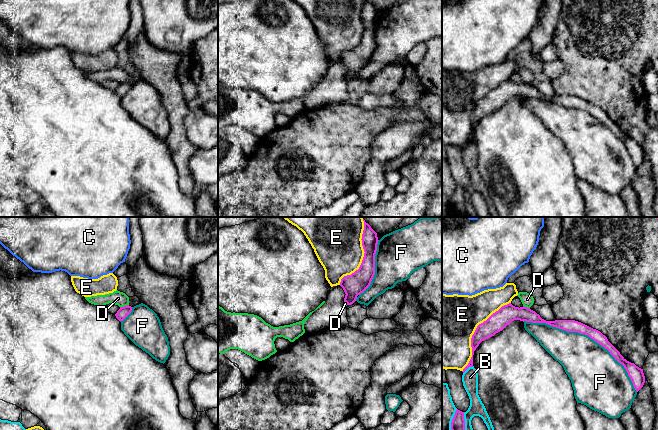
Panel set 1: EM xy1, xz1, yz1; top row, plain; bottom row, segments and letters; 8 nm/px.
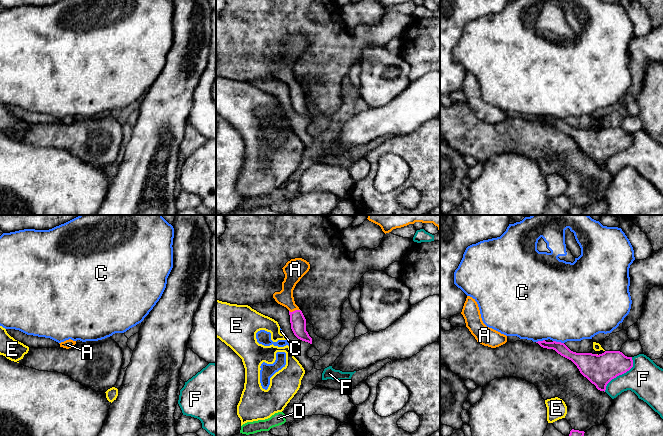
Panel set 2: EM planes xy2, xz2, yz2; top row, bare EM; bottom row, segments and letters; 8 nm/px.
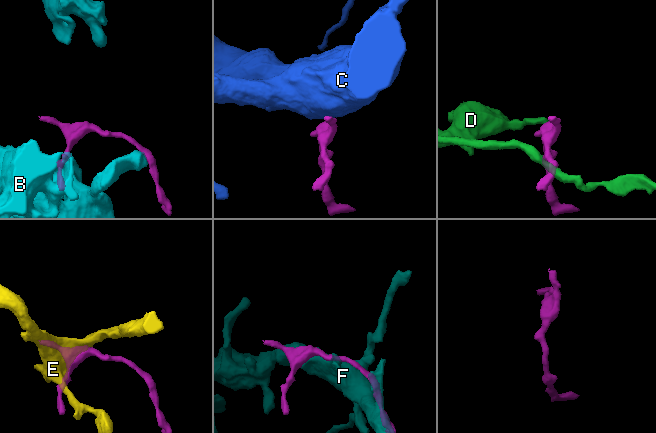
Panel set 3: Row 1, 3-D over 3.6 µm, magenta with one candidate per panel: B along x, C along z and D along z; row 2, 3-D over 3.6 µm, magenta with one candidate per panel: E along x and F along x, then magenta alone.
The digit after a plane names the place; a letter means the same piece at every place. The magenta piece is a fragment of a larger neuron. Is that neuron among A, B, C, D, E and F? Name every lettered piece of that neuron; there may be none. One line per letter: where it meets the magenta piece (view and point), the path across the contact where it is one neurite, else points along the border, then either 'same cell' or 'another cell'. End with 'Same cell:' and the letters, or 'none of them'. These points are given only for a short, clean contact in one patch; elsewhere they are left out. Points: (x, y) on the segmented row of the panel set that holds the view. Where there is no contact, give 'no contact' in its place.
A: meets magenta in xz2 at (295, 310); runs through xz2 (298, 322), (295, 310), (285, 297); same cell
B: meets magenta in yz1 at (464, 421); another cell
C: meets magenta in yz2 at (558, 342); border along yz2 (553, 340), (563, 343); another cell
D: meets magenta in xy1 at (124, 306); border along xy1 (128, 304), (120, 307); another cell
E: meets magenta in yz1 at (474, 332); another cell
F: meets magenta in yz1 at (586, 334); another cell
Same cell: A

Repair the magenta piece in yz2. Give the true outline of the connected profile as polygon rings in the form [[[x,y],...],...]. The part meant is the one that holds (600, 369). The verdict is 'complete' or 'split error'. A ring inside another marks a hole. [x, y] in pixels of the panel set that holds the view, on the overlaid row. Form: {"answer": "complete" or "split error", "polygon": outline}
{"answer": "complete", "polygon": [[[538,341],[541,347],[553,349],[561,356],[571,360],[586,377],[600,391],[606,390],[607,384],[619,375],[633,367],[632,357],[625,356],[620,351],[605,351],[602,354],[576,353],[564,343]]]}

